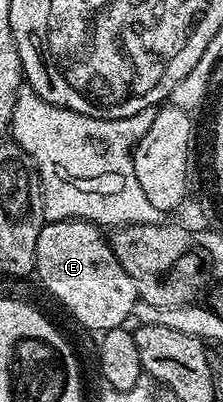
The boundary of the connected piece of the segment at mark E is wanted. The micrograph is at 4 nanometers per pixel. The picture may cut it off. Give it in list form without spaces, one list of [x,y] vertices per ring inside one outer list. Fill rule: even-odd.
[[[51,220],[42,225],[40,238],[36,238],[36,262],[34,272],[42,279],[42,284],[87,328],[101,334],[113,328],[123,327],[133,314],[133,306],[139,301],[138,284],[120,266],[112,250],[109,239],[99,225],[89,220]]]

